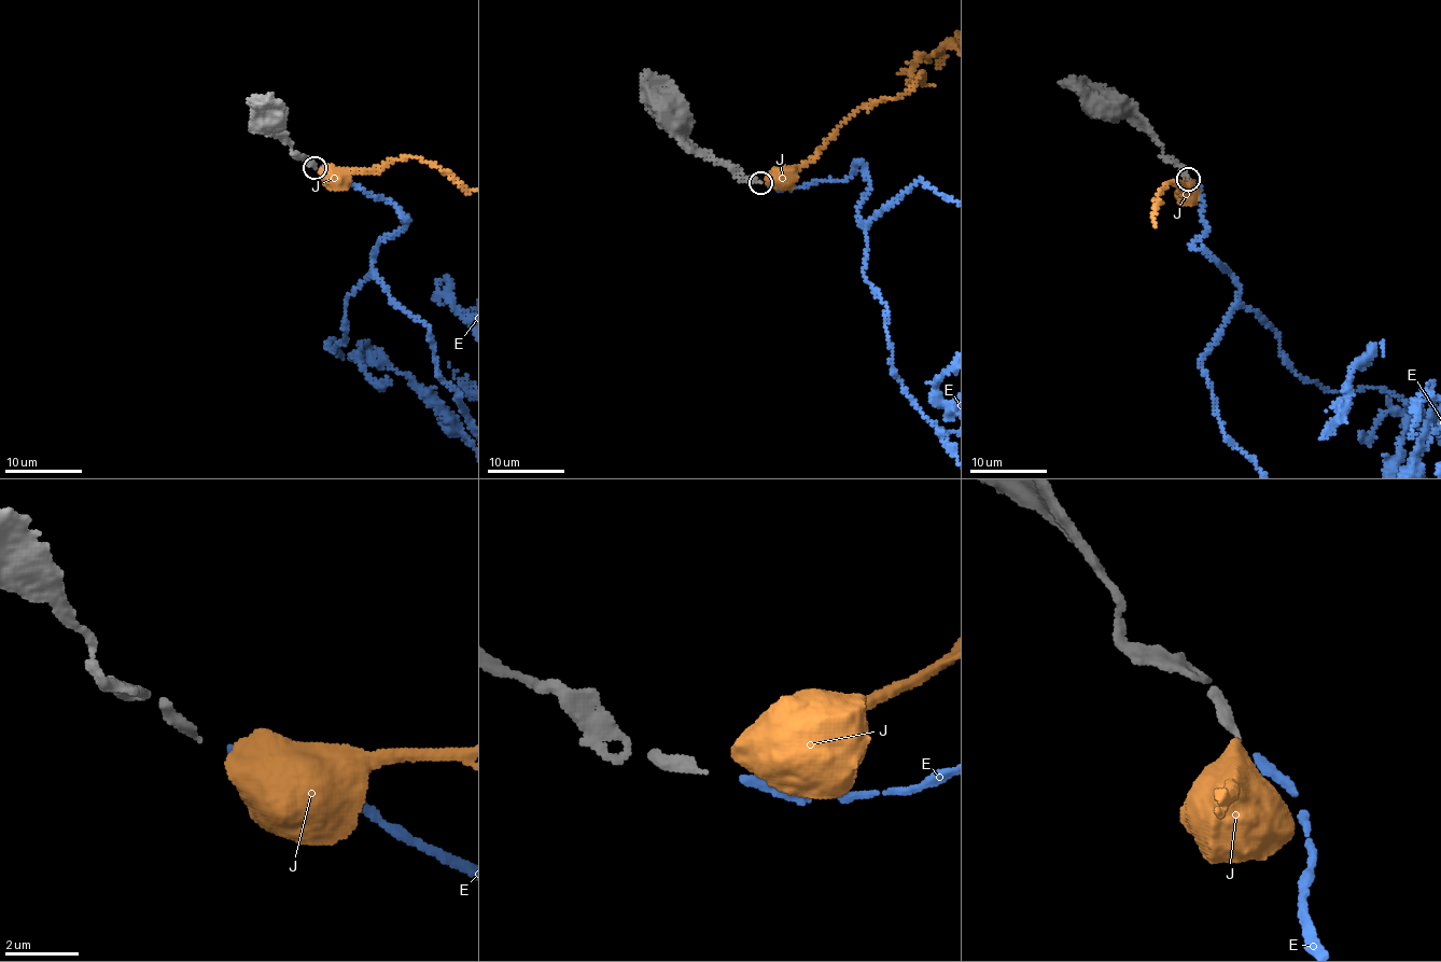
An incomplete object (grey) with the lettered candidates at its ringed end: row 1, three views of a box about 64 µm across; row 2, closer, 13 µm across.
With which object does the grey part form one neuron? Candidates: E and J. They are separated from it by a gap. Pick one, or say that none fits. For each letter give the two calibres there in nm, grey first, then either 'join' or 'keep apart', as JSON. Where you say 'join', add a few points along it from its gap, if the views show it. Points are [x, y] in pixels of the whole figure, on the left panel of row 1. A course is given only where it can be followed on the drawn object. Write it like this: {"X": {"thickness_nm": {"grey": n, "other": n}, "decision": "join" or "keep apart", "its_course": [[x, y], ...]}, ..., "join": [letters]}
{"E": {"thickness_nm": {"grey": 240, "other": 240}, "decision": "join"}, "J": {"thickness_nm": {"grey": 240, "other": 750}, "decision": "keep apart"}, "join": ["E"]}

